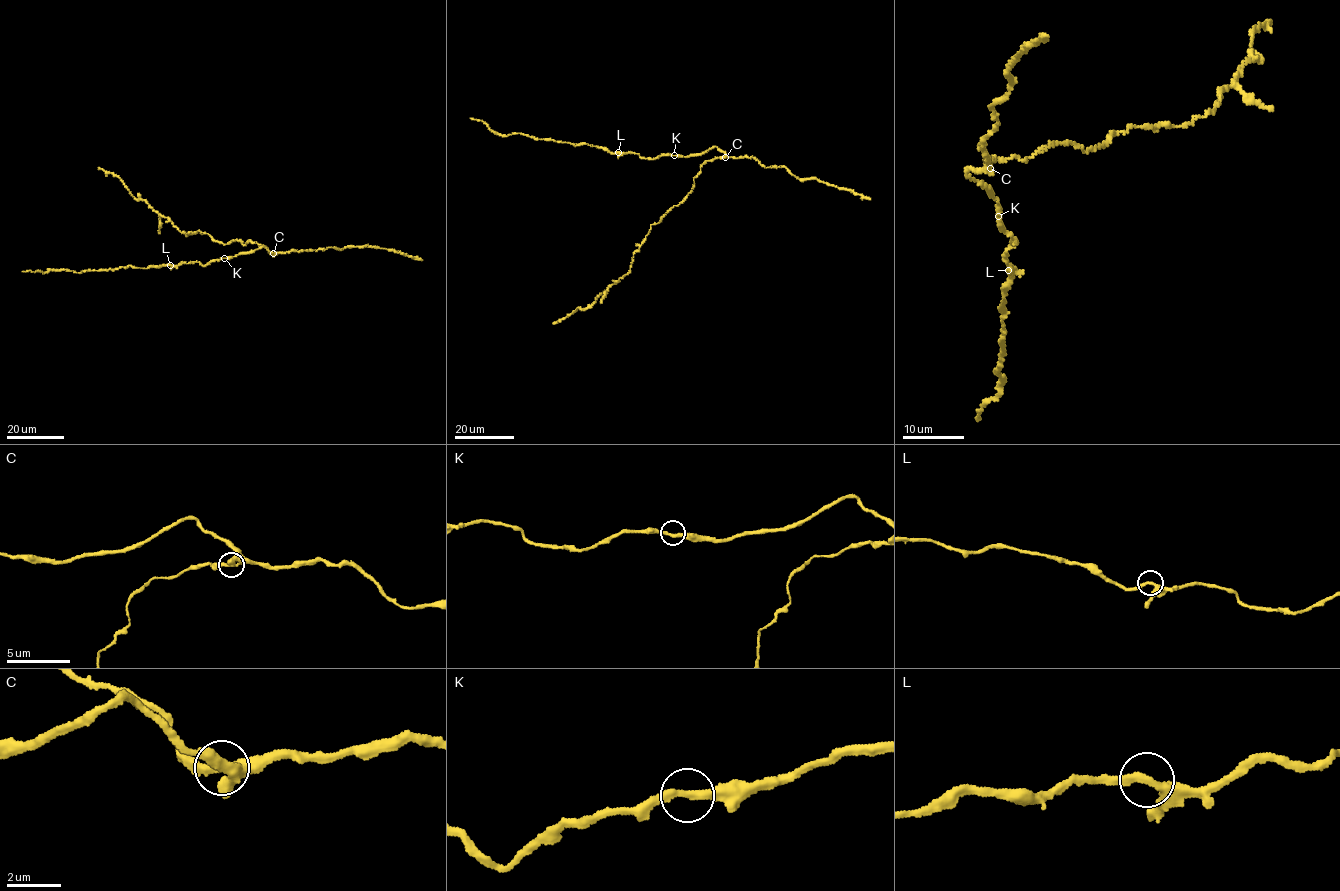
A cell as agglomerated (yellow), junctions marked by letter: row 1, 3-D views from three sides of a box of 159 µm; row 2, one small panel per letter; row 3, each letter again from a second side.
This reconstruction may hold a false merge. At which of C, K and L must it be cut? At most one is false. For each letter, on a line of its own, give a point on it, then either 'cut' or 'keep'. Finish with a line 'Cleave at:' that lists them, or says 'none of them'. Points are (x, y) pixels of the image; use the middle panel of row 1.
C: at (725, 157); keep
K: at (674, 155); keep
L: at (618, 152); keep
Cleave at: none of them

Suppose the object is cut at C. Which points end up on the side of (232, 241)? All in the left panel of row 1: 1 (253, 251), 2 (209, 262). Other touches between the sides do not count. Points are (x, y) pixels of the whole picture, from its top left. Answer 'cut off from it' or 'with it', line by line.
1: cut off from it
2: cut off from it

